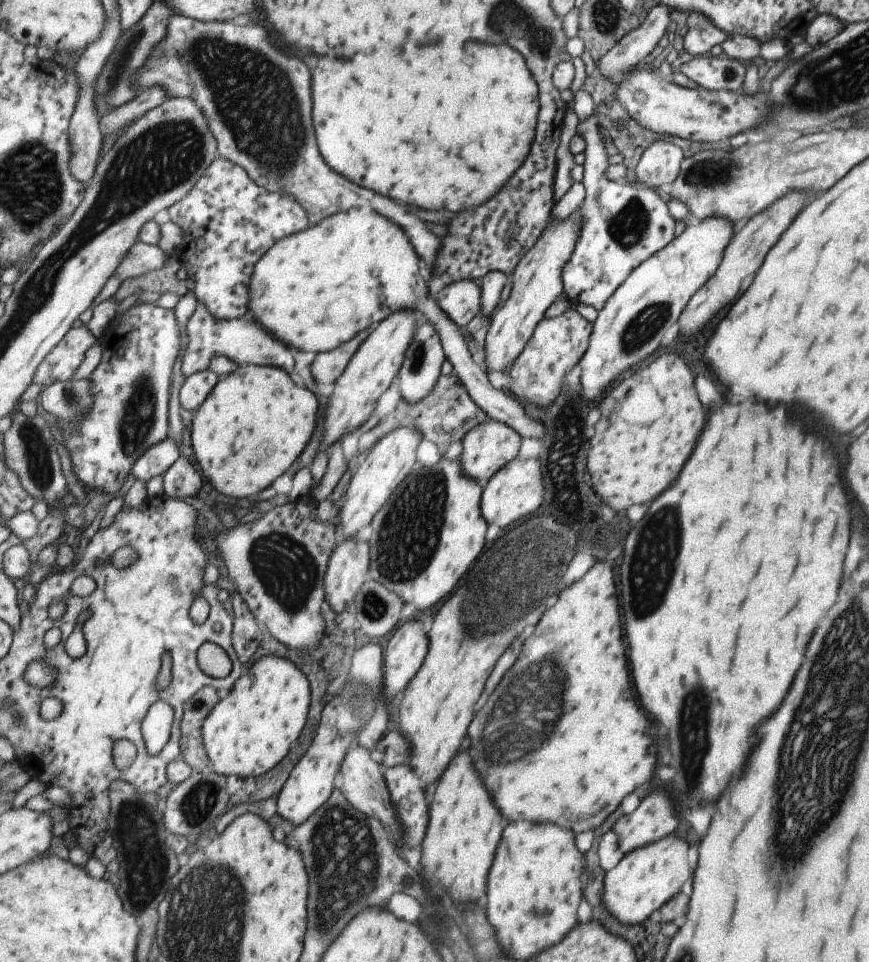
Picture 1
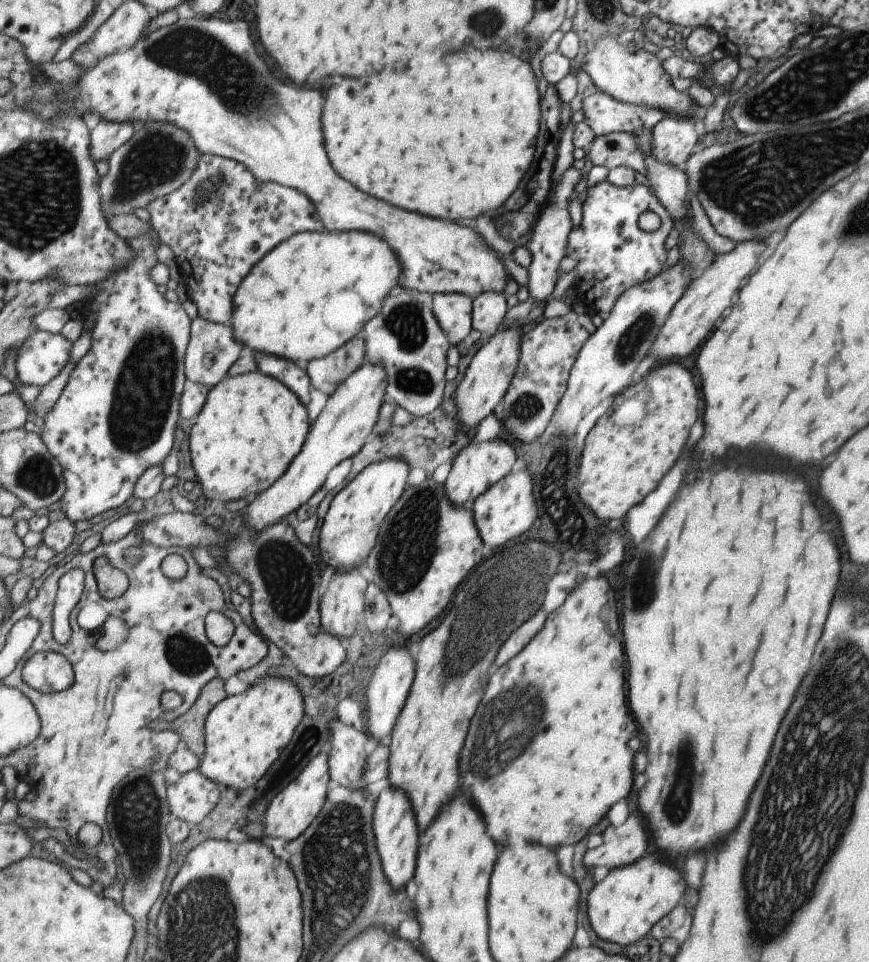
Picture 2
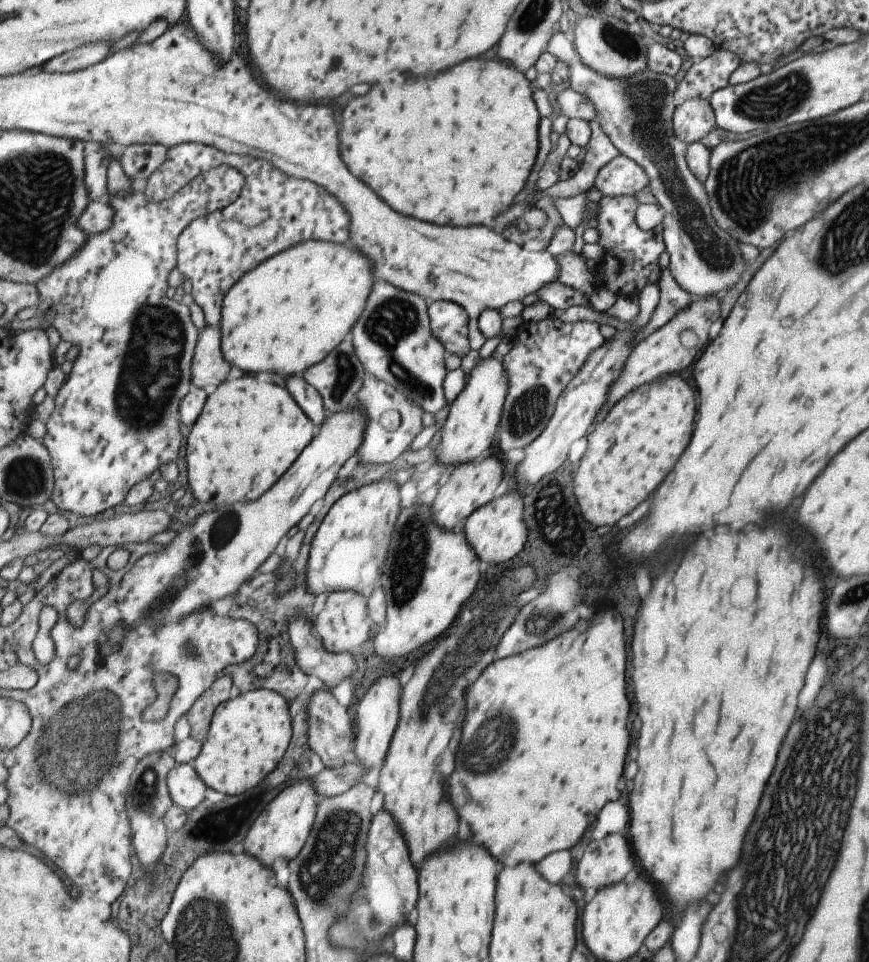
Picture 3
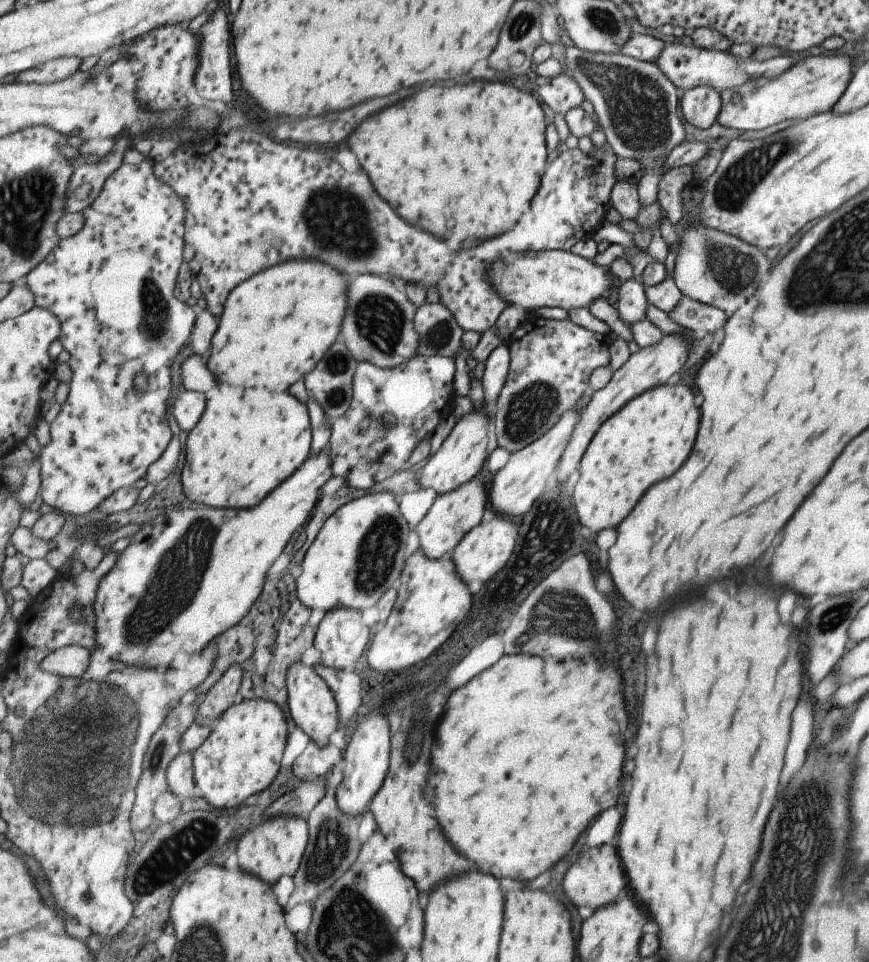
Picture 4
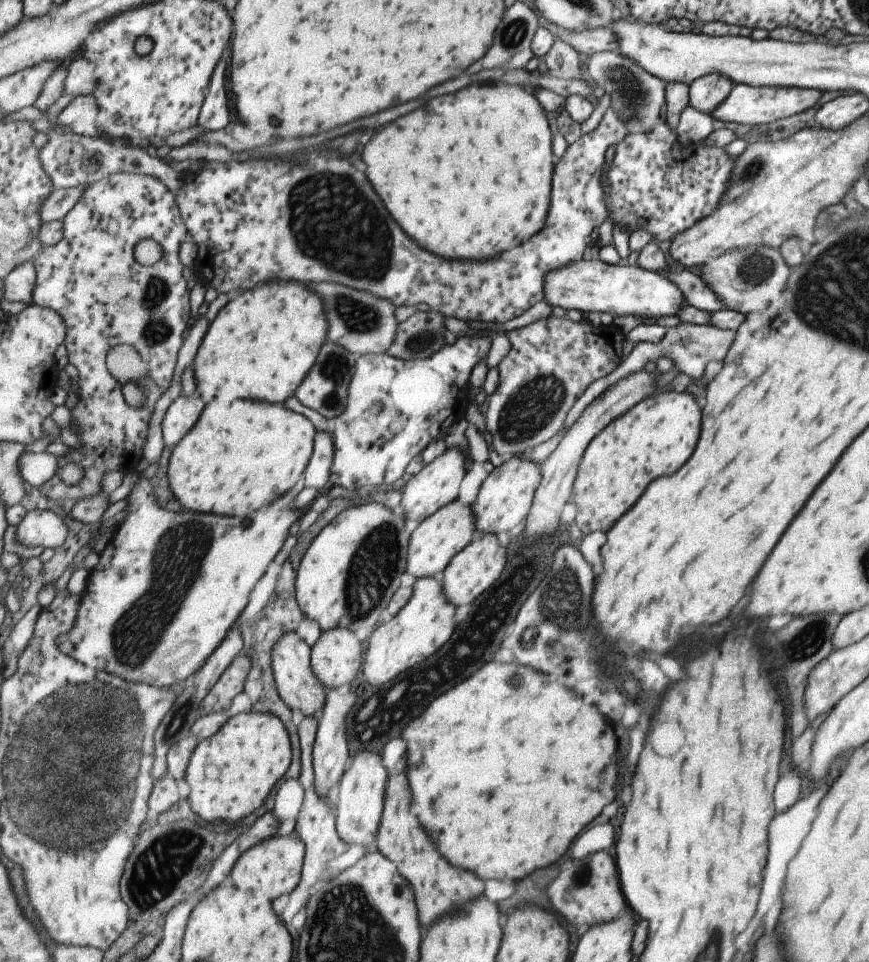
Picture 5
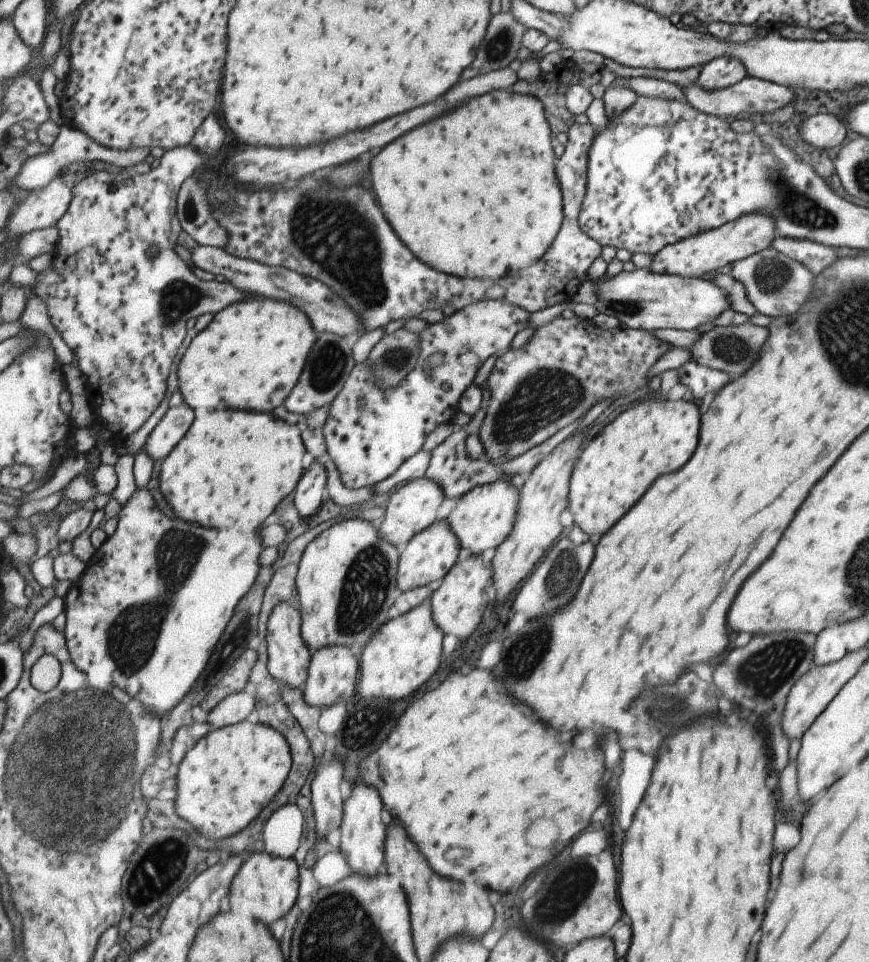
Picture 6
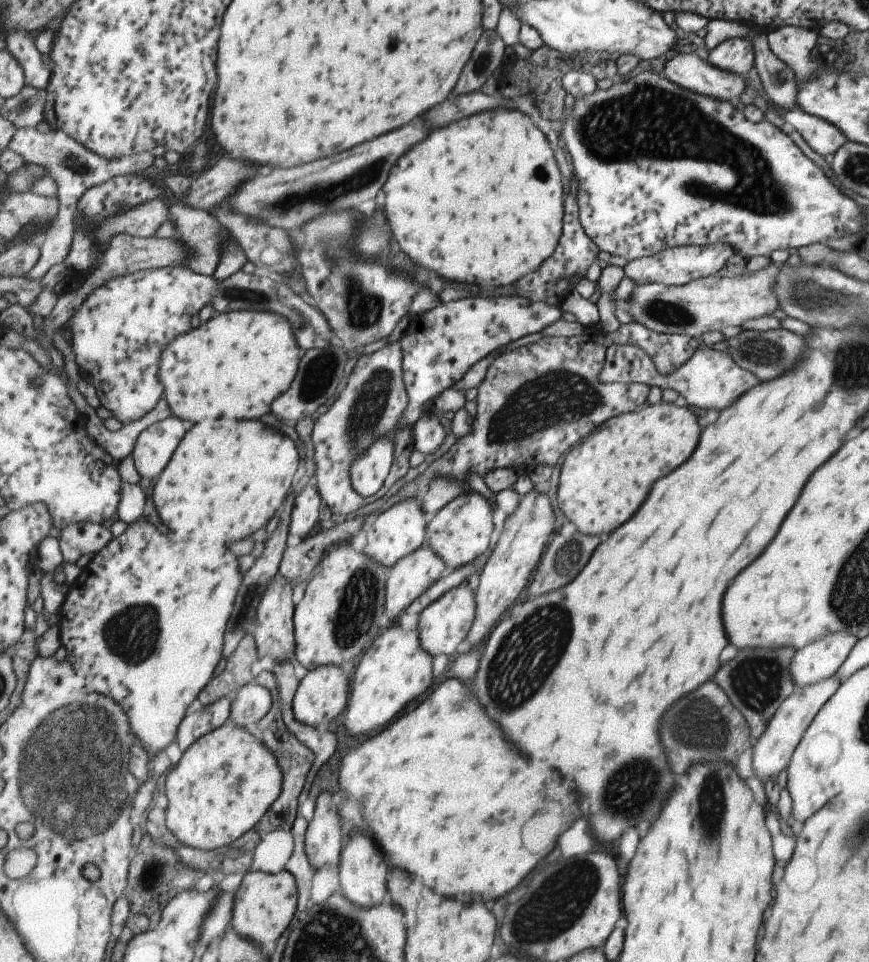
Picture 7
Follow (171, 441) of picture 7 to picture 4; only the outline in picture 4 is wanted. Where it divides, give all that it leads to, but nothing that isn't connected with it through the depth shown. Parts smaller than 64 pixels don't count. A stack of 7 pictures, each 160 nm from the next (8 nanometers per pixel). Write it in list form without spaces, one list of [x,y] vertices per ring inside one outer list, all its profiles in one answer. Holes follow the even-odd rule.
[[[185,390],[174,402],[173,415],[179,428],[191,432],[205,414],[207,398],[199,391]]]

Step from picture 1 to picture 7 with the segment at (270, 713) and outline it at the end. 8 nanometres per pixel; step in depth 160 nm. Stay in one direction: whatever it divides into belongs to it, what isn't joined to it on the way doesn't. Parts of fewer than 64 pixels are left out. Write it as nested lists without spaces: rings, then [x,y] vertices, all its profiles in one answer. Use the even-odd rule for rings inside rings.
[[[223,725],[196,740],[176,757],[176,767],[166,779],[165,794],[169,800],[166,821],[172,833],[184,845],[215,851],[235,843],[246,832],[255,828],[280,798],[283,787],[284,769],[272,748],[265,742],[257,742],[257,738],[241,726]]]

